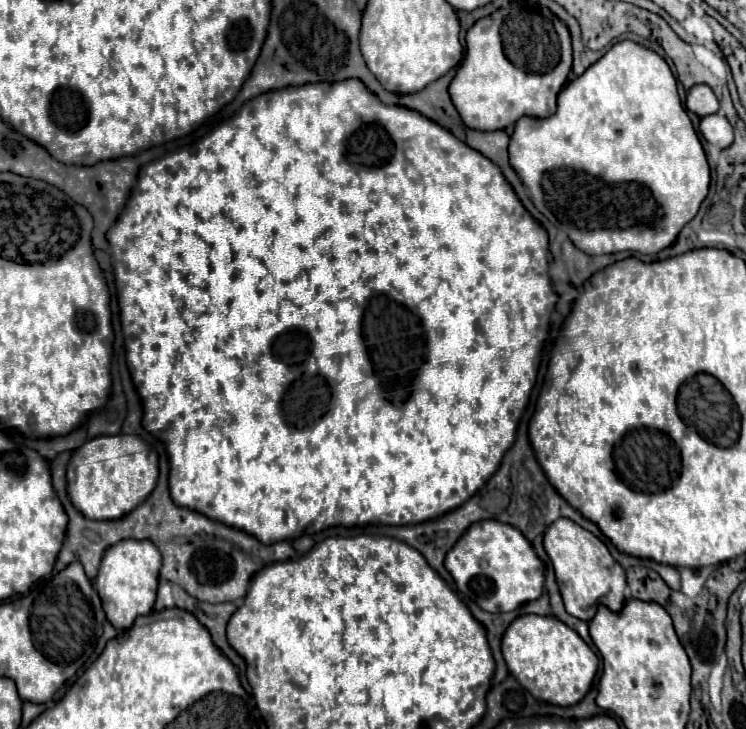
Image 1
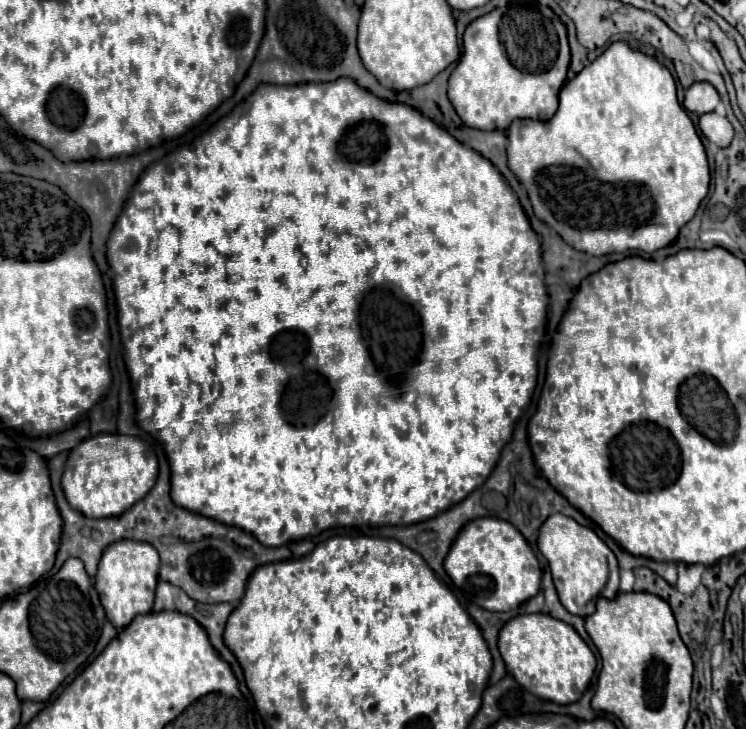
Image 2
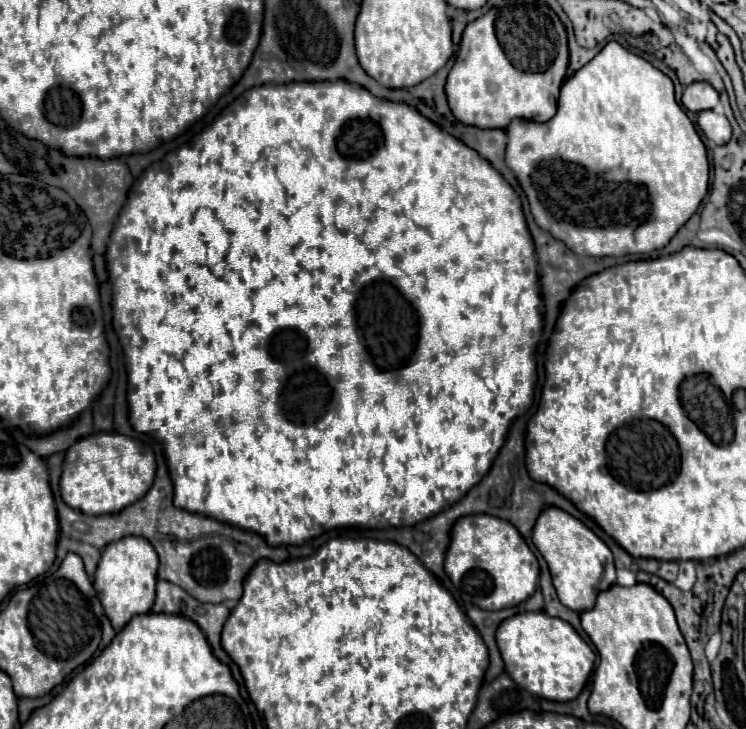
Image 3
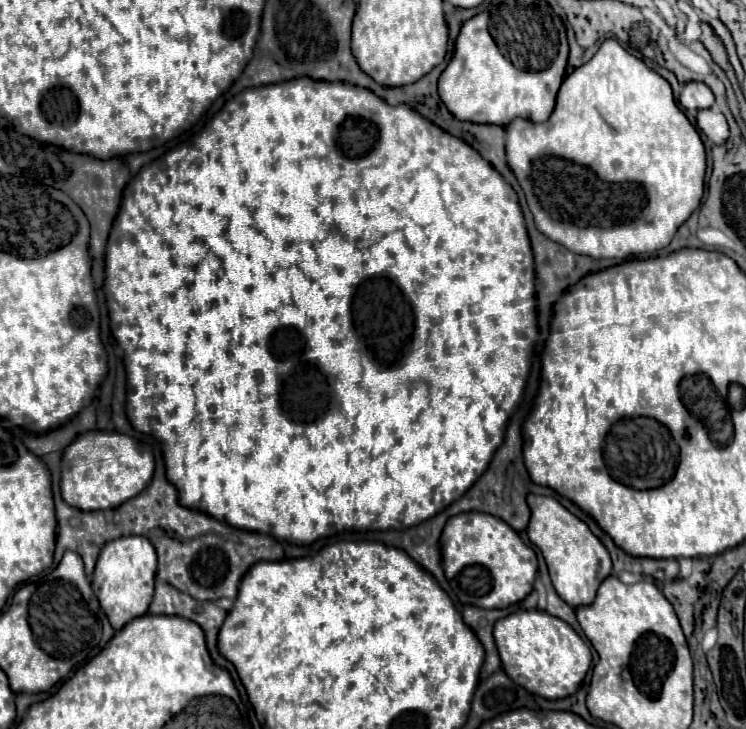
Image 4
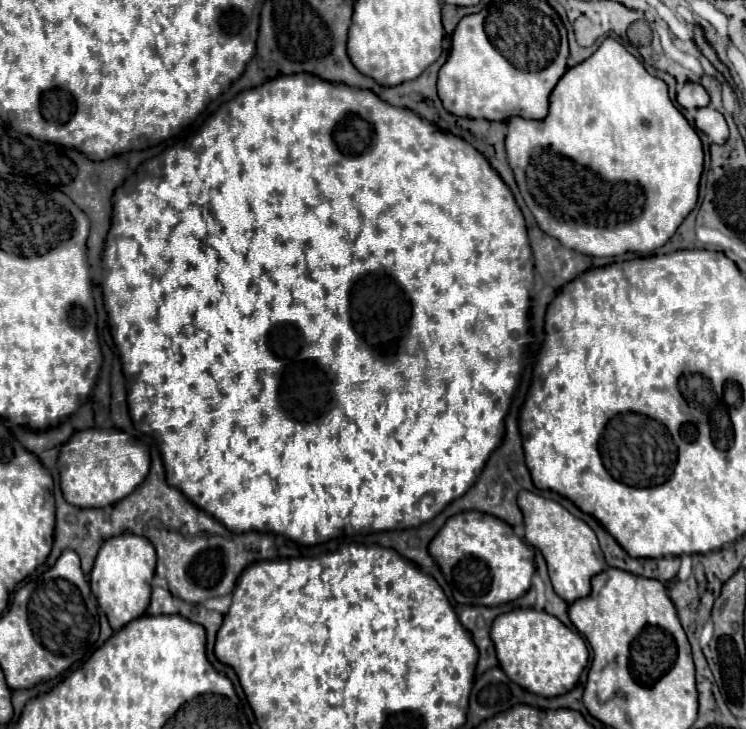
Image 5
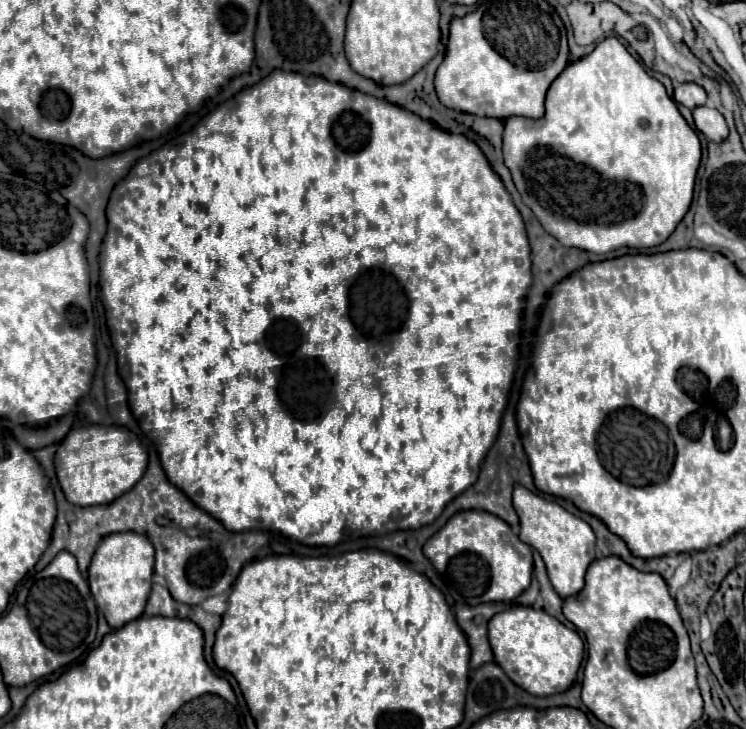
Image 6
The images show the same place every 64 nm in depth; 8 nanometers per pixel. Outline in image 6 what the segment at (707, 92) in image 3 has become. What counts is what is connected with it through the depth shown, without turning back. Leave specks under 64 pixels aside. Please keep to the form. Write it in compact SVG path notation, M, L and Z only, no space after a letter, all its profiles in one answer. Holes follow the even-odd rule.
M686 82L686 84L678 84L674 88L674 100L692 110L706 102L706 92L702 86L698 86L694 82Z

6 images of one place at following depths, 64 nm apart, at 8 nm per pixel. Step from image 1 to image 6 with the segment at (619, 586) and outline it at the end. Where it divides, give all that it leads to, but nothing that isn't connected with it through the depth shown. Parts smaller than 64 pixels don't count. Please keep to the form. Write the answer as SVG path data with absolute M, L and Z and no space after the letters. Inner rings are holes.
M524 486L514 488L514 508L520 516L520 540L536 548L548 568L550 582L560 598L578 594L584 588L584 576L588 566L598 558L596 556L596 536L592 528L574 514L566 512L560 504L548 502Z

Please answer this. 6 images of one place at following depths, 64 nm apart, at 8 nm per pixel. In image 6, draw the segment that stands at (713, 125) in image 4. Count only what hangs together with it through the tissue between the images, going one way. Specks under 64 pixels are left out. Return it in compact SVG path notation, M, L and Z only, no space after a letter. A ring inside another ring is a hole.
M698 106L694 110L696 128L712 142L722 142L728 138L728 126L724 116L712 106Z

